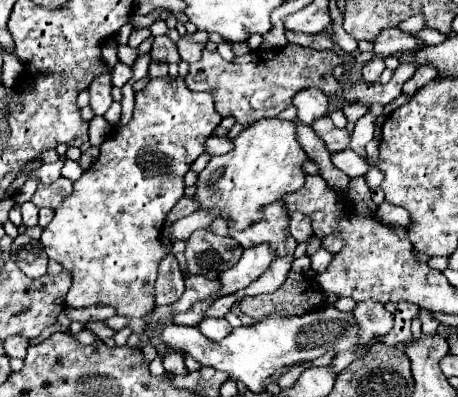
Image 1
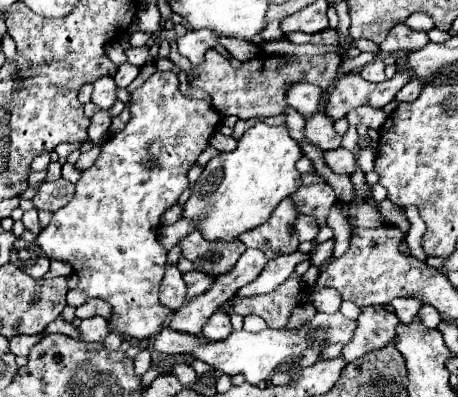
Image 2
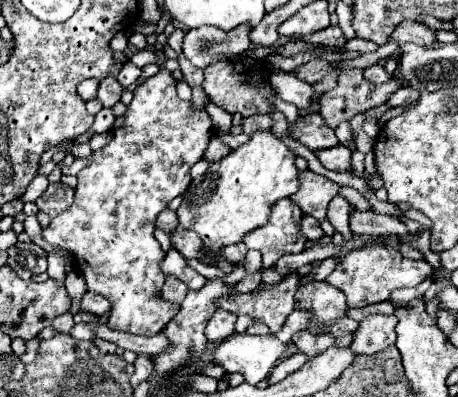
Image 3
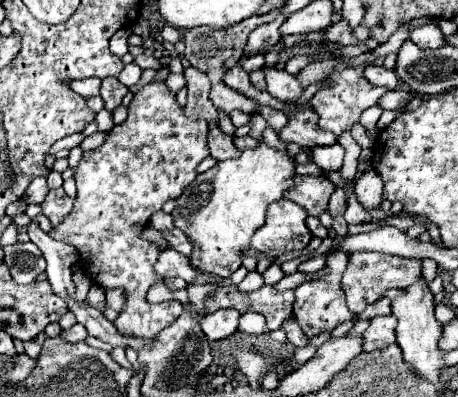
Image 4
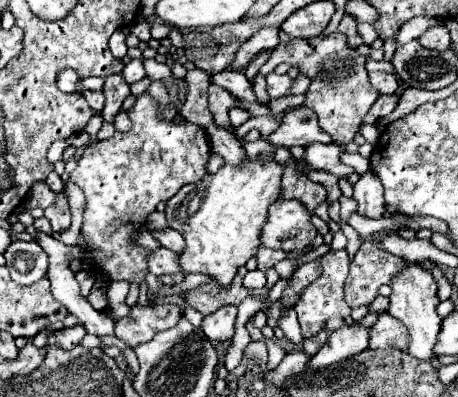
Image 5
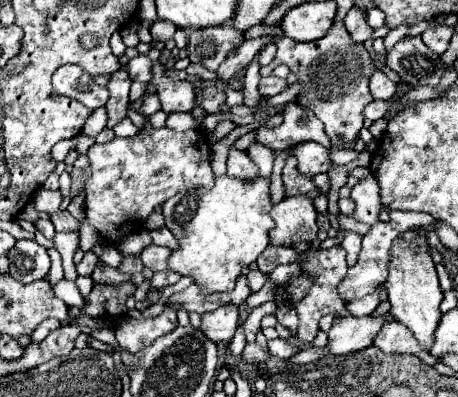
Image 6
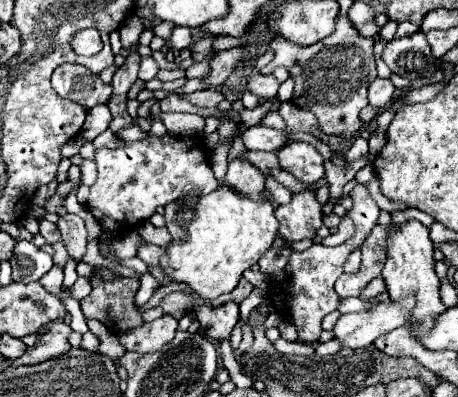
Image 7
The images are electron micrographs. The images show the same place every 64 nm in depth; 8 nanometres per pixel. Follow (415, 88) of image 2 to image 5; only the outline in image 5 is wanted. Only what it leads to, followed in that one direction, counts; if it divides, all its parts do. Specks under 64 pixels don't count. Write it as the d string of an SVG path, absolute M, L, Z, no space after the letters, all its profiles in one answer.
M380 94L378 100L374 102L374 106L370 108L370 112L376 116L376 118L384 118L388 116L400 102L400 96L398 94Z

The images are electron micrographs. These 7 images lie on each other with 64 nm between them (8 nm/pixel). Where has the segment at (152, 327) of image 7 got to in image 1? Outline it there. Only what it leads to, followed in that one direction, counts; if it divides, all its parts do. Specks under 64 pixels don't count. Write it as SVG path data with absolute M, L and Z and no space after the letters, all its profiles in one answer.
M180 76L152 78L144 90L136 92L132 120L126 126L112 130L104 140L96 164L84 170L74 182L72 194L60 202L54 210L54 220L40 236L46 254L74 276L66 296L68 308L114 306L118 314L132 318L130 328L134 332L144 332L142 318L156 306L154 280L158 264L166 256L160 244L164 220L184 194L184 174L204 152L204 142L218 128L220 120L212 96L208 92L192 92Z

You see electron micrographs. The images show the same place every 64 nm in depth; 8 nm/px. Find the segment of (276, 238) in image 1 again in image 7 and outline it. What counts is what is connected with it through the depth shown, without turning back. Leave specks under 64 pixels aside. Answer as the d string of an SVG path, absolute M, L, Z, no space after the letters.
M312 188L294 194L288 204L274 210L274 216L280 222L278 236L284 242L314 238L316 230L322 226L322 206L316 202Z

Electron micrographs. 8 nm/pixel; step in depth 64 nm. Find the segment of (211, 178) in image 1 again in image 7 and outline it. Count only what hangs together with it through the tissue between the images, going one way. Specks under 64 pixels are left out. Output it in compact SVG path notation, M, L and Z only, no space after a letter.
M220 184L220 188L194 198L194 202L182 196L166 204L164 220L172 234L172 246L168 246L162 258L162 270L174 282L188 284L200 298L216 298L232 292L242 272L254 266L272 246L278 230L278 220L272 212L274 208L268 202L236 192L228 184Z

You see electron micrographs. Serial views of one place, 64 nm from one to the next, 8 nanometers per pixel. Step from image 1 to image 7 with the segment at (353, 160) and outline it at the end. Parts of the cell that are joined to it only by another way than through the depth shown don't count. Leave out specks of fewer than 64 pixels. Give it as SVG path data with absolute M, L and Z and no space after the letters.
M290 142L278 152L280 168L292 172L304 184L316 184L324 176L324 158L308 142Z

